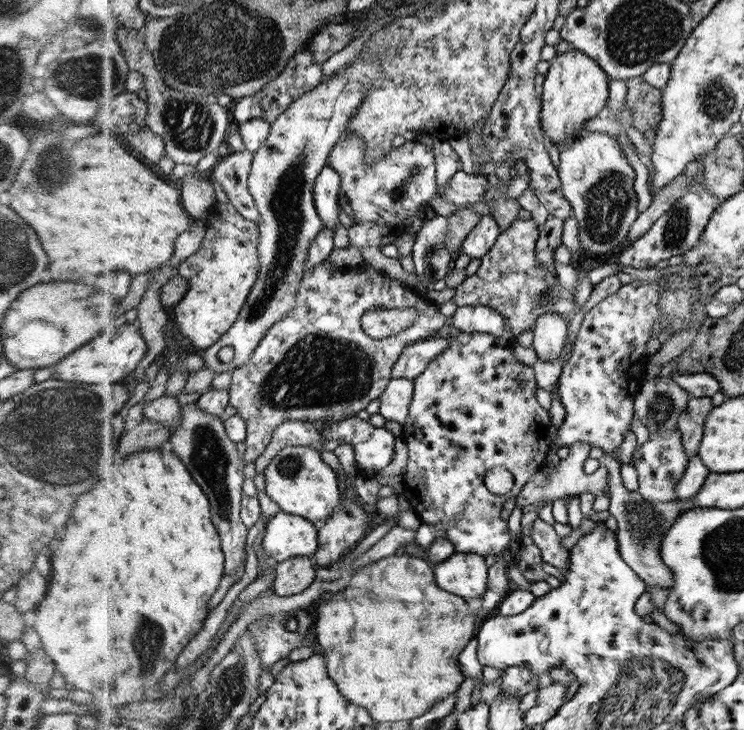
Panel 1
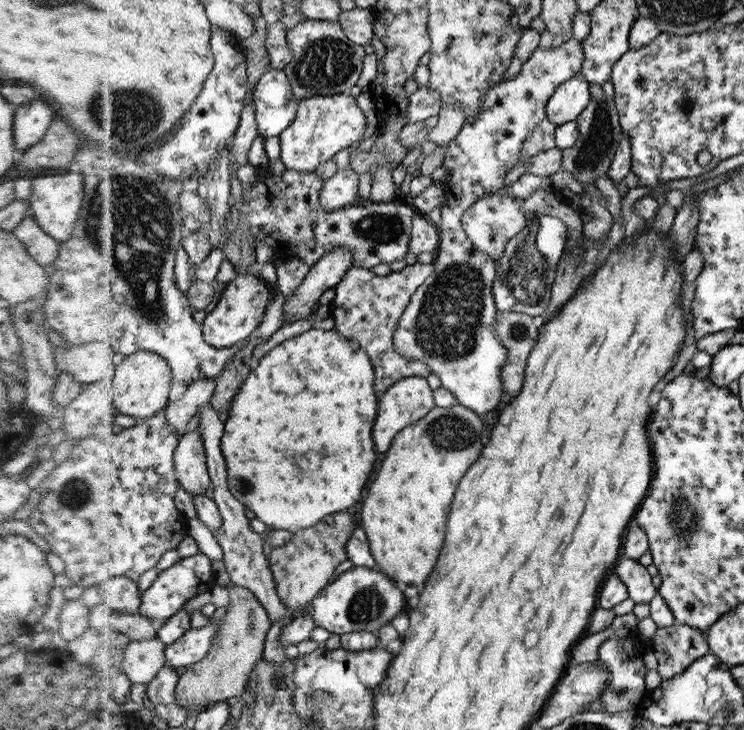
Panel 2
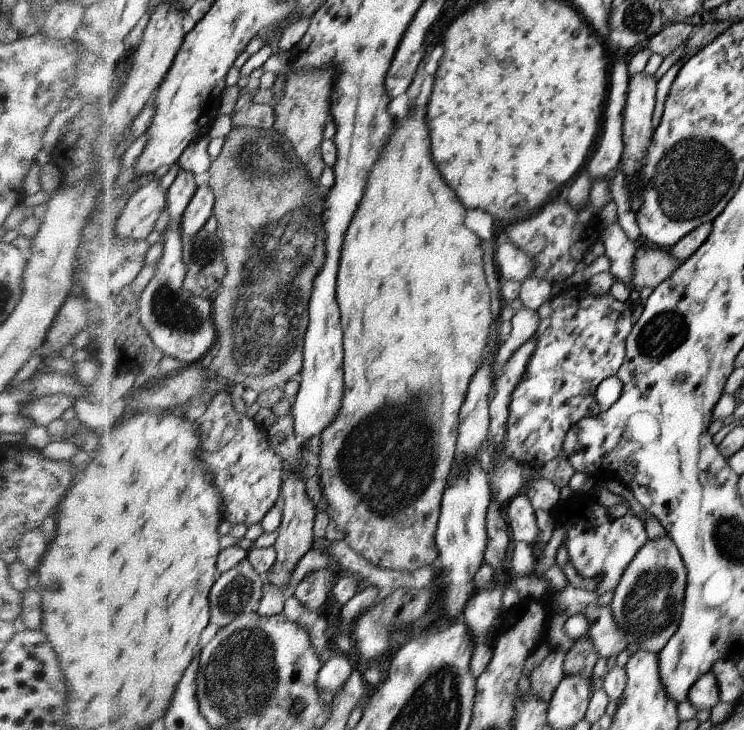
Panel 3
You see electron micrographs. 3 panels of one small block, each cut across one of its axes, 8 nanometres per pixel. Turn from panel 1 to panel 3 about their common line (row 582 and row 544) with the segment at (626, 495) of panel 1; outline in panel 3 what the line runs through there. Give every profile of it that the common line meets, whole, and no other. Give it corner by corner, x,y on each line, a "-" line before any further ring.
647,512
644,523
648,540
622,574
609,608
615,624
629,636
630,642
639,644
654,654
660,654
668,644
667,640
681,626
688,568
659,520

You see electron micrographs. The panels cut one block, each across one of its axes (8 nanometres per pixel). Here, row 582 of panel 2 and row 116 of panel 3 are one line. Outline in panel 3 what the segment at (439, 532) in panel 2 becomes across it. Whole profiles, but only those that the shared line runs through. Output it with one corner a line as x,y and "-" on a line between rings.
410,114
402,122
396,122
394,134
378,158
378,166
374,166
374,174
370,174
370,190
366,190
366,198
362,198
362,206
358,206
358,218
354,218
354,226
350,226
350,234
346,238
346,250
342,260
340,274
340,292
338,298
342,302
344,326
346,326
346,402
342,406
342,414
338,414
338,422
326,430
318,451
324,498
329,503
329,516
335,521
335,526
342,530
354,552
364,556
368,562
378,564
380,568
396,570
396,572
414,572
420,566
435,564
440,557
440,549
436,540
440,500
444,500
448,488
448,476
454,462
456,436
458,429
458,412
462,402
469,394
470,385
481,366
485,364
484,348
488,344
490,326
492,326
490,287
484,278
482,264
482,248
480,238
464,226
464,206
458,202
456,192
444,184
436,164
430,154
430,132
420,114

